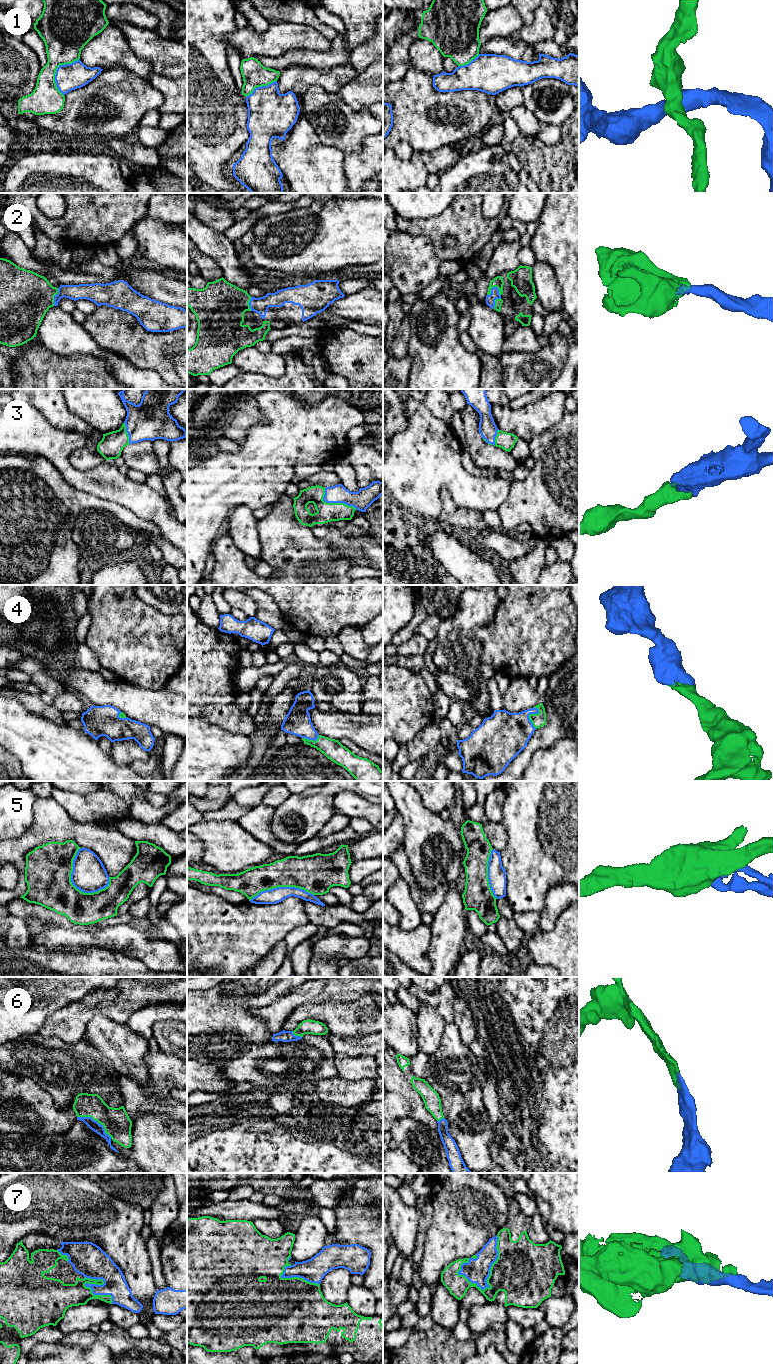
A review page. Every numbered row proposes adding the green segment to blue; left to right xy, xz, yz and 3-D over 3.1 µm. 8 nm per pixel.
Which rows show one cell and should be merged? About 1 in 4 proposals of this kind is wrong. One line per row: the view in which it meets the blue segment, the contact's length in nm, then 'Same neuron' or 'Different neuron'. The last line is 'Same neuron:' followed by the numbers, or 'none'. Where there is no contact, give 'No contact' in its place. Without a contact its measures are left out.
1: Touches blue in xy. Shared border 320 nm. Different neuron
2: Touches blue in yz. Shared border 120 nm. Same neuron
3: Touches blue in xz. Shared border 300 nm. Same neuron
4: Touches blue in yz. Shared border 180 nm. Same neuron
5: Touches blue in xy. Shared border 380 nm. Different neuron
6: Touches blue in xy. Shared border 340 nm. Same neuron
7: Touches blue in yz. Shared border 460 nm. Same neuron
Same neuron: 2, 3, 4, 6, 7

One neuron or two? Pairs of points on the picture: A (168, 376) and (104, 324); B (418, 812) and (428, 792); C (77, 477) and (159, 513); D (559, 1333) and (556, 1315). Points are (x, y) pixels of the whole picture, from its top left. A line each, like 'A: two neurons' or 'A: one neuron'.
A: one neuron
B: two neurons
C: one neuron
D: two neurons

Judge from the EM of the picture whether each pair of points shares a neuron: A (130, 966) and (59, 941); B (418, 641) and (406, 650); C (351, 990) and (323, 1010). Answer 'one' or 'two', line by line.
A: two
B: one
C: two

